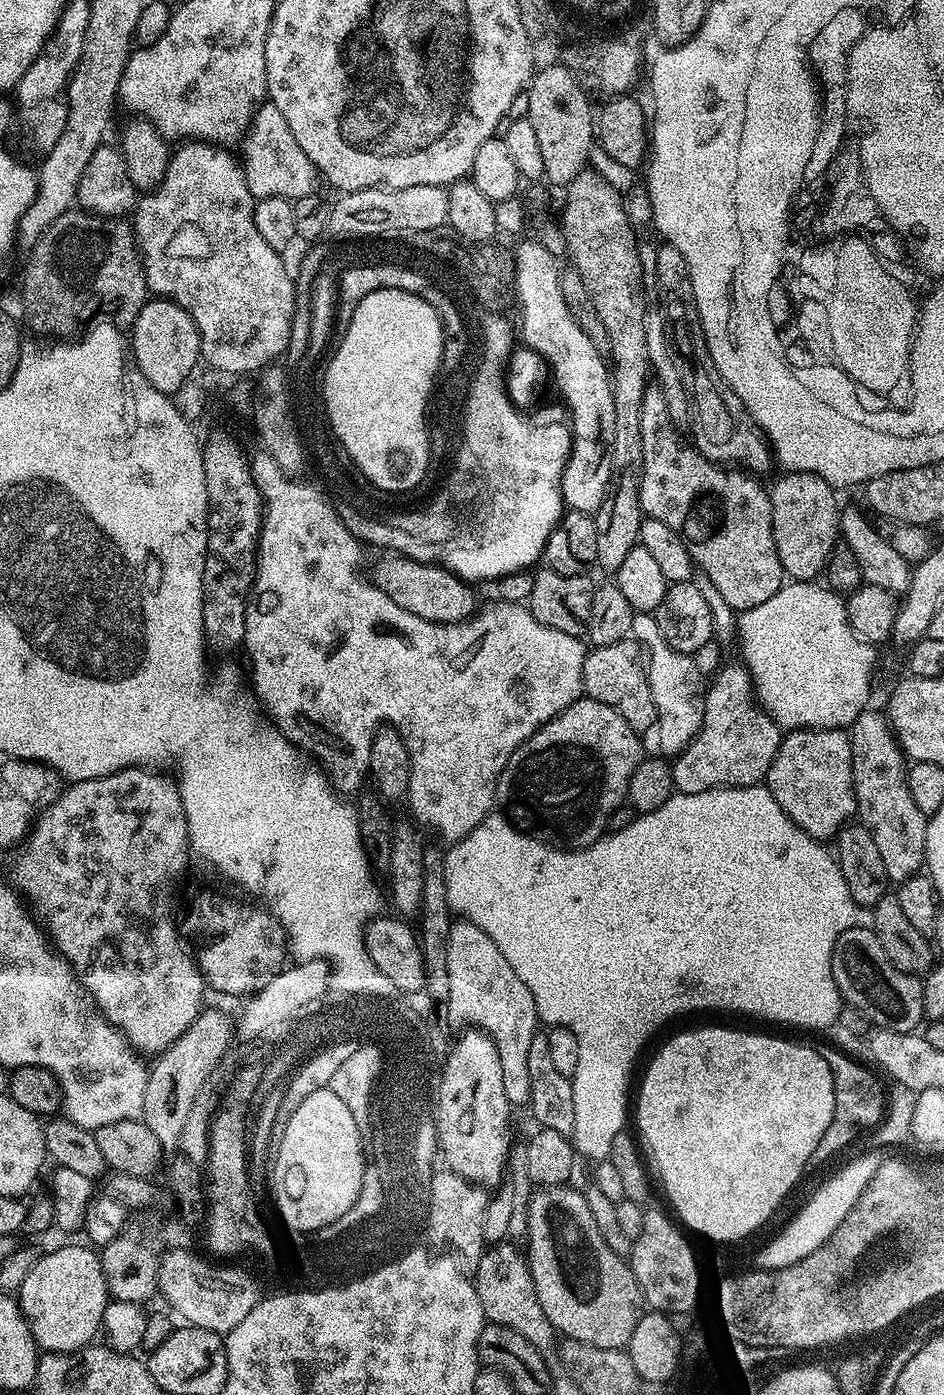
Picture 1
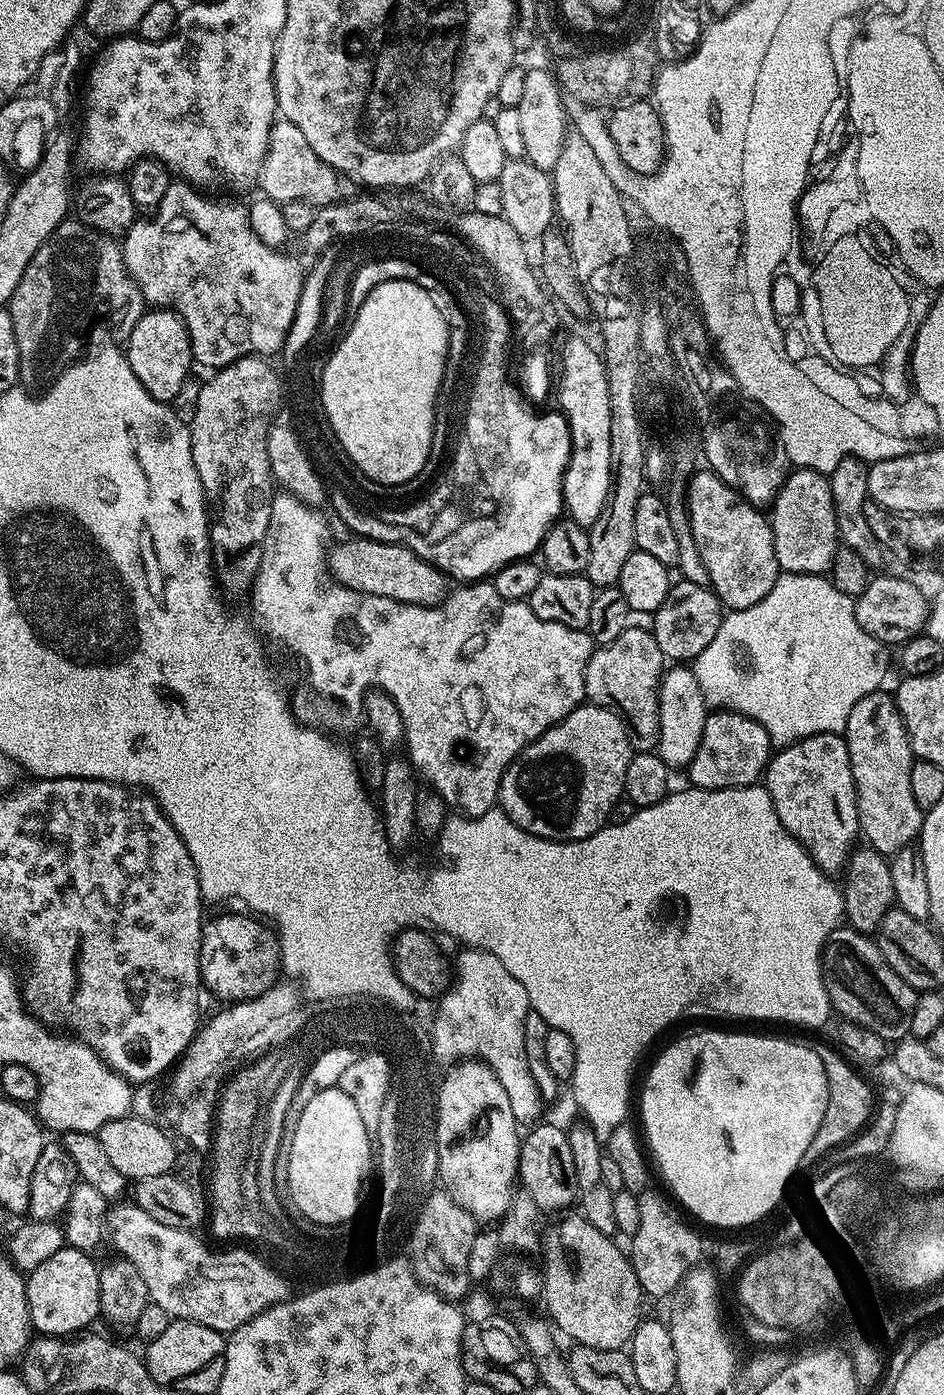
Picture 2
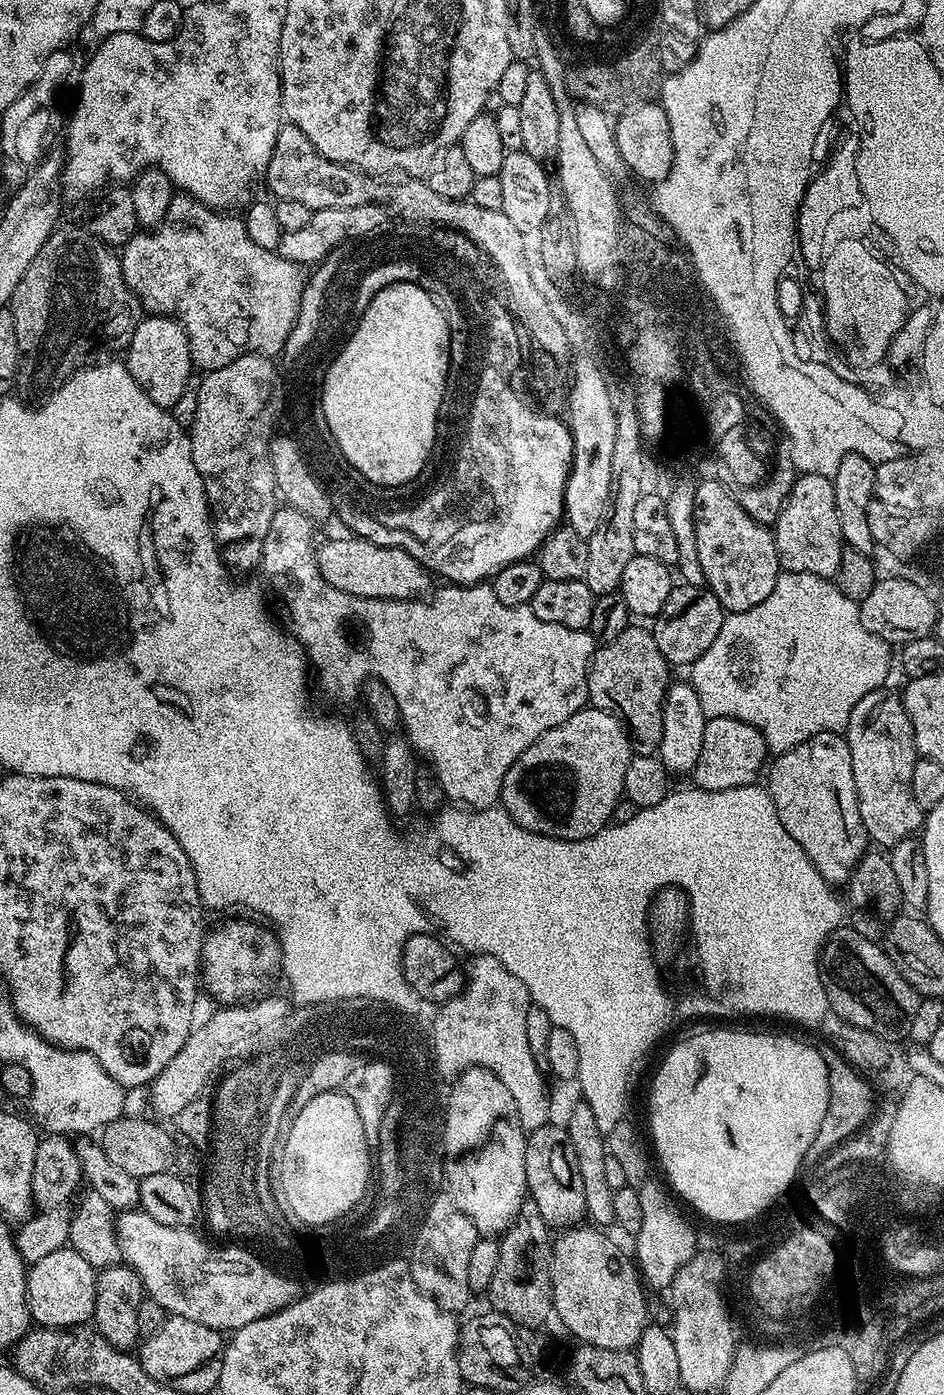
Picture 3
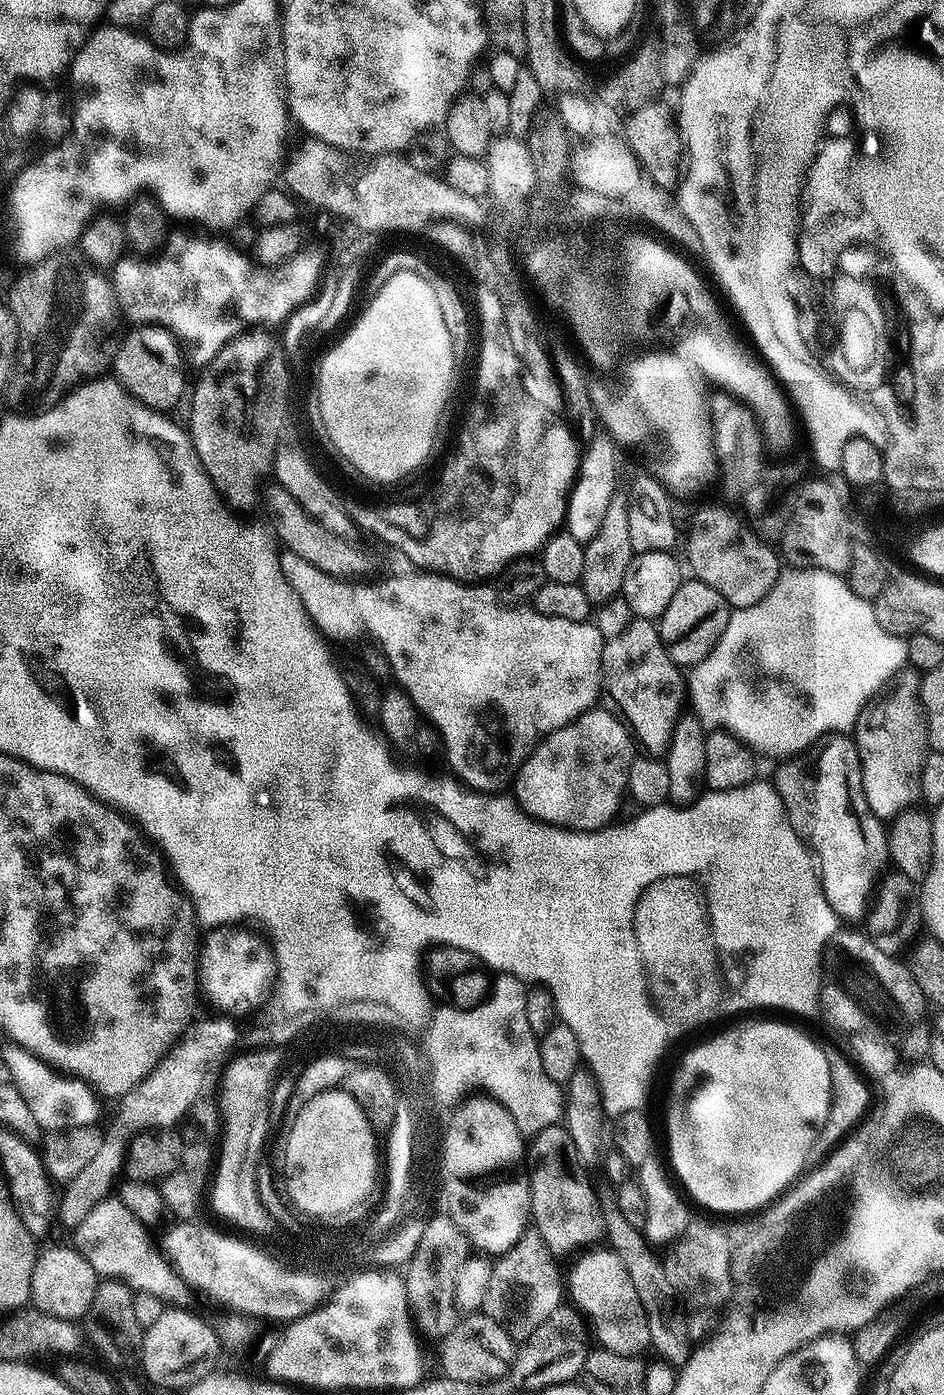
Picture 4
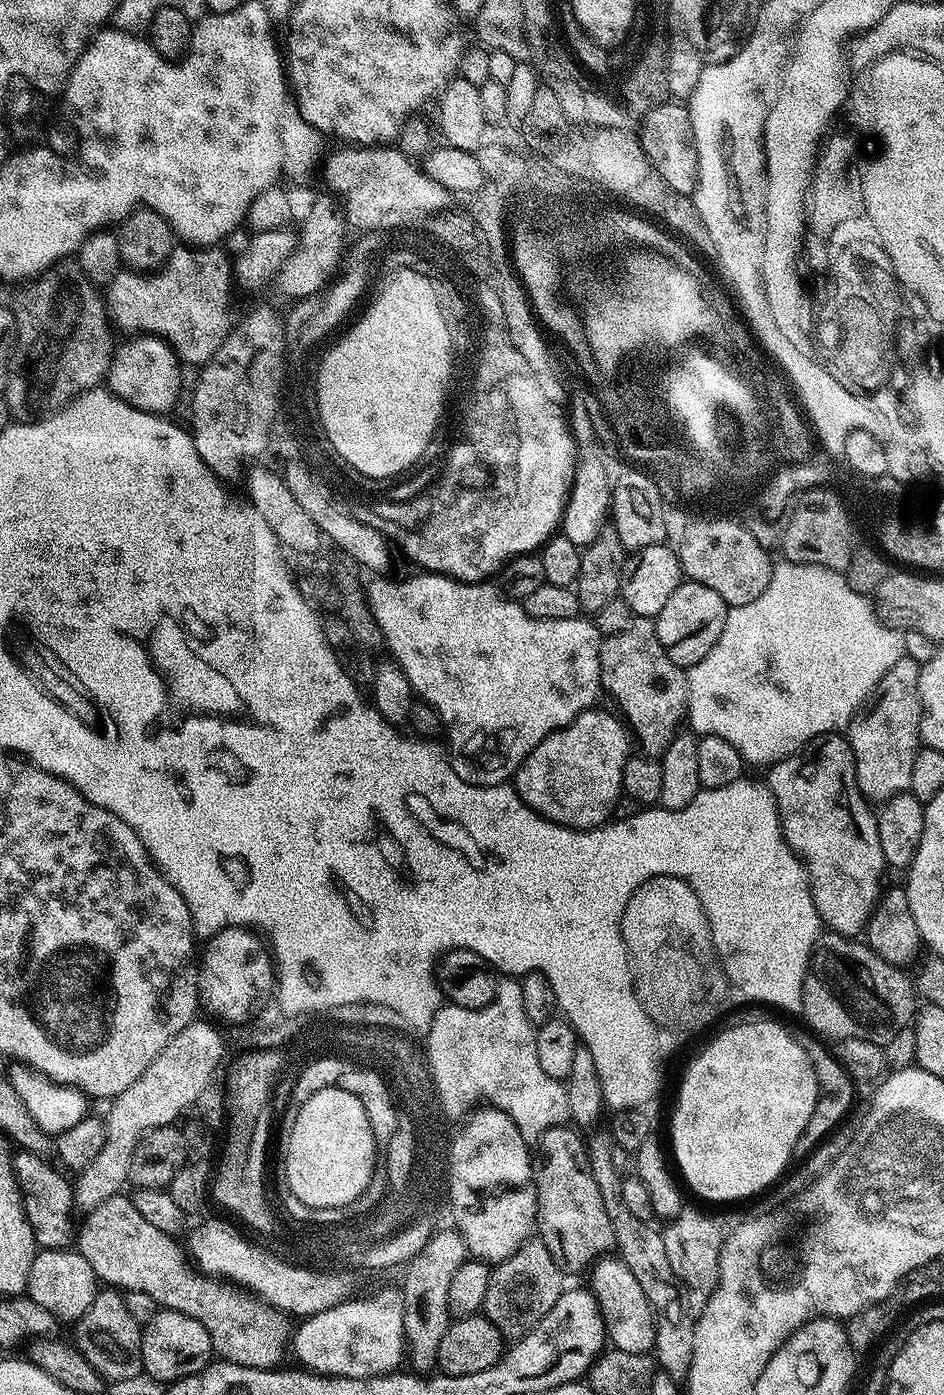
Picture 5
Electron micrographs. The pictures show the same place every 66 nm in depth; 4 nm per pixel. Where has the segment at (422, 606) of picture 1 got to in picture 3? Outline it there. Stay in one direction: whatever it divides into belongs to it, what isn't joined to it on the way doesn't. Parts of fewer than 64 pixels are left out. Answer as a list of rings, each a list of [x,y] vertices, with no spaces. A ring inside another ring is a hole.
[[[351,534],[345,537],[345,540],[328,540],[316,548],[318,570],[330,586],[363,600],[415,600],[429,591],[428,569],[406,554],[404,548],[395,548],[388,542],[375,544]]]

